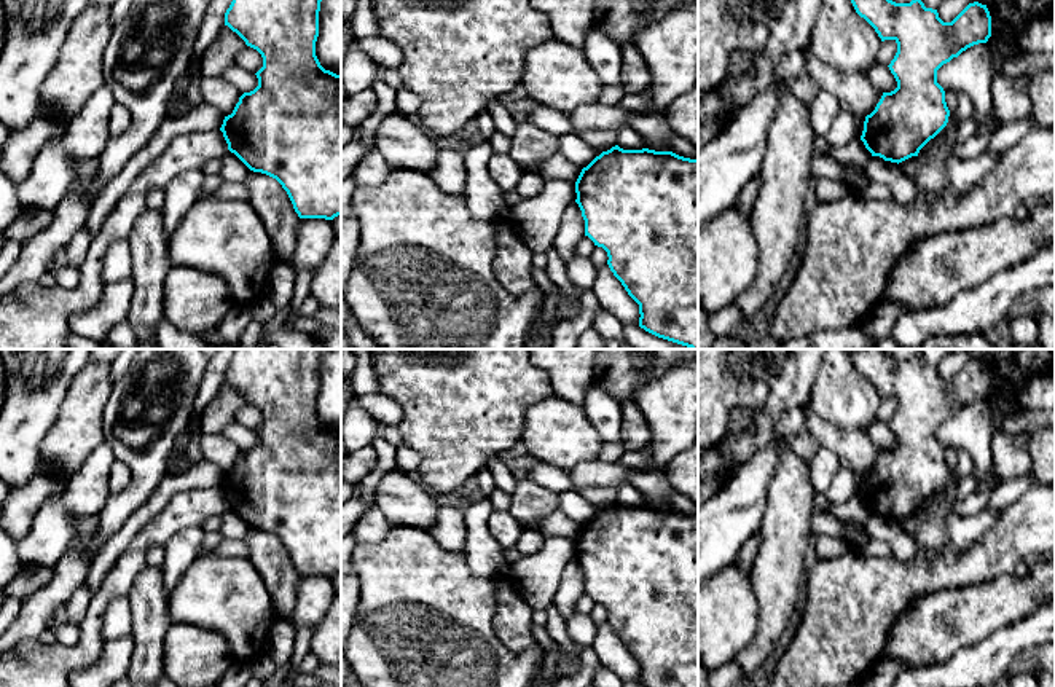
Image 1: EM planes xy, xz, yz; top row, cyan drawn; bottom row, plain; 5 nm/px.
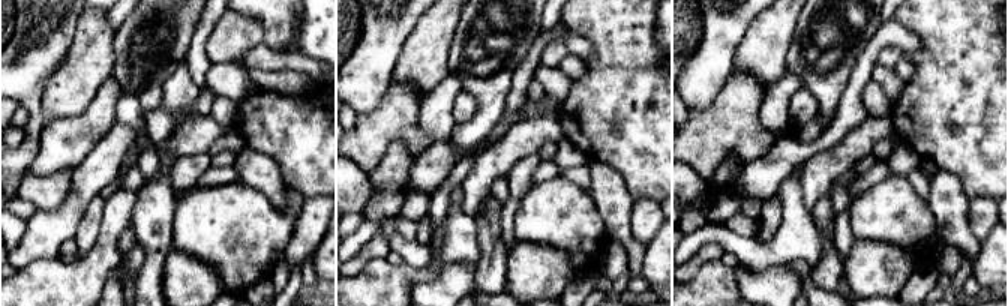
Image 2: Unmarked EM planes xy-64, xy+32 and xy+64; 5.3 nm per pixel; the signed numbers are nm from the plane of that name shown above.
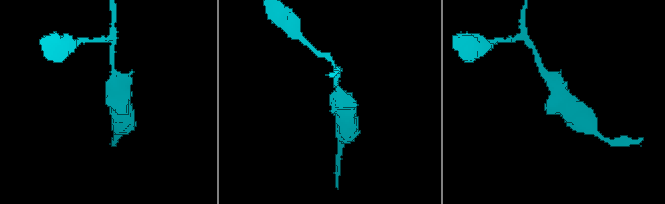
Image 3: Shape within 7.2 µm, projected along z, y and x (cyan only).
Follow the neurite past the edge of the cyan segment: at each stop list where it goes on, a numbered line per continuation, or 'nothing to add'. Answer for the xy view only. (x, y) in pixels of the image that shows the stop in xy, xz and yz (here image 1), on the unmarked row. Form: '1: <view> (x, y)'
nothing to add

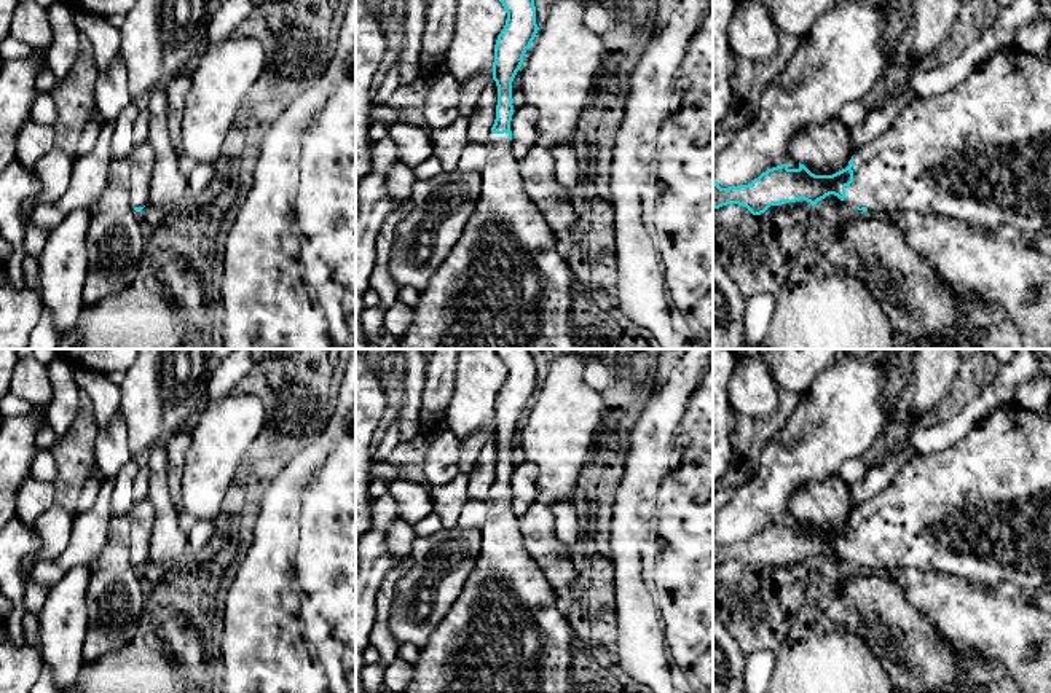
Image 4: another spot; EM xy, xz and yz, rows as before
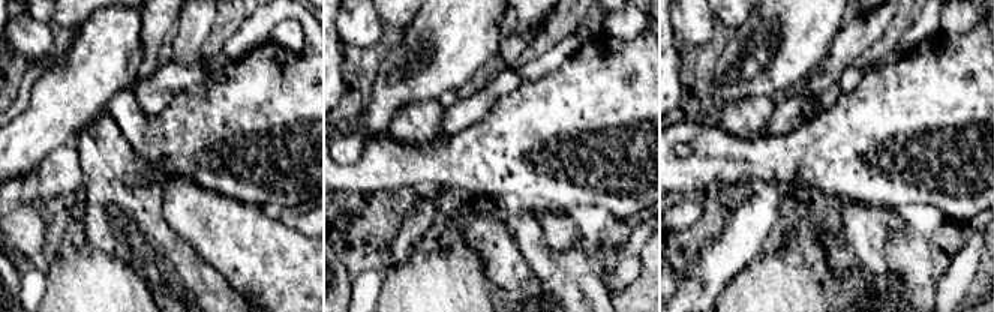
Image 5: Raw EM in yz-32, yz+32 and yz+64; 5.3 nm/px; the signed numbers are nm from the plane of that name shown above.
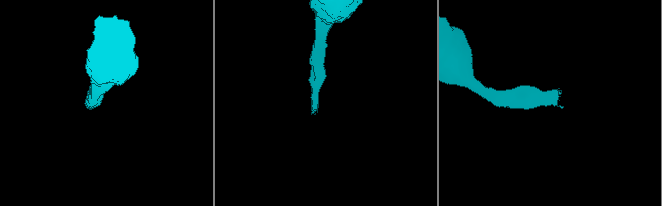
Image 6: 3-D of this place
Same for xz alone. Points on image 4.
1: xz (504, 633)

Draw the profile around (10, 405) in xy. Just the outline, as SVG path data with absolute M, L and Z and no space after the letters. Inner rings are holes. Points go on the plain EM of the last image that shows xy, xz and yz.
M8 393L0 400L0 417L3 416L19 416L19 414L33 414L37 405L24 400L18 395Z

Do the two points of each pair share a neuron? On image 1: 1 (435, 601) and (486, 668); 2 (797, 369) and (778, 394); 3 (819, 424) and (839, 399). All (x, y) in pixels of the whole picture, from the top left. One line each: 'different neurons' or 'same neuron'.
1: same neuron
2: same neuron
3: different neurons

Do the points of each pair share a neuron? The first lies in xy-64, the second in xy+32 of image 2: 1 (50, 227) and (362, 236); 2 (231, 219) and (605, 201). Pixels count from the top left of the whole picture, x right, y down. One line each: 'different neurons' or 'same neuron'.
1: different neurons
2: different neurons

